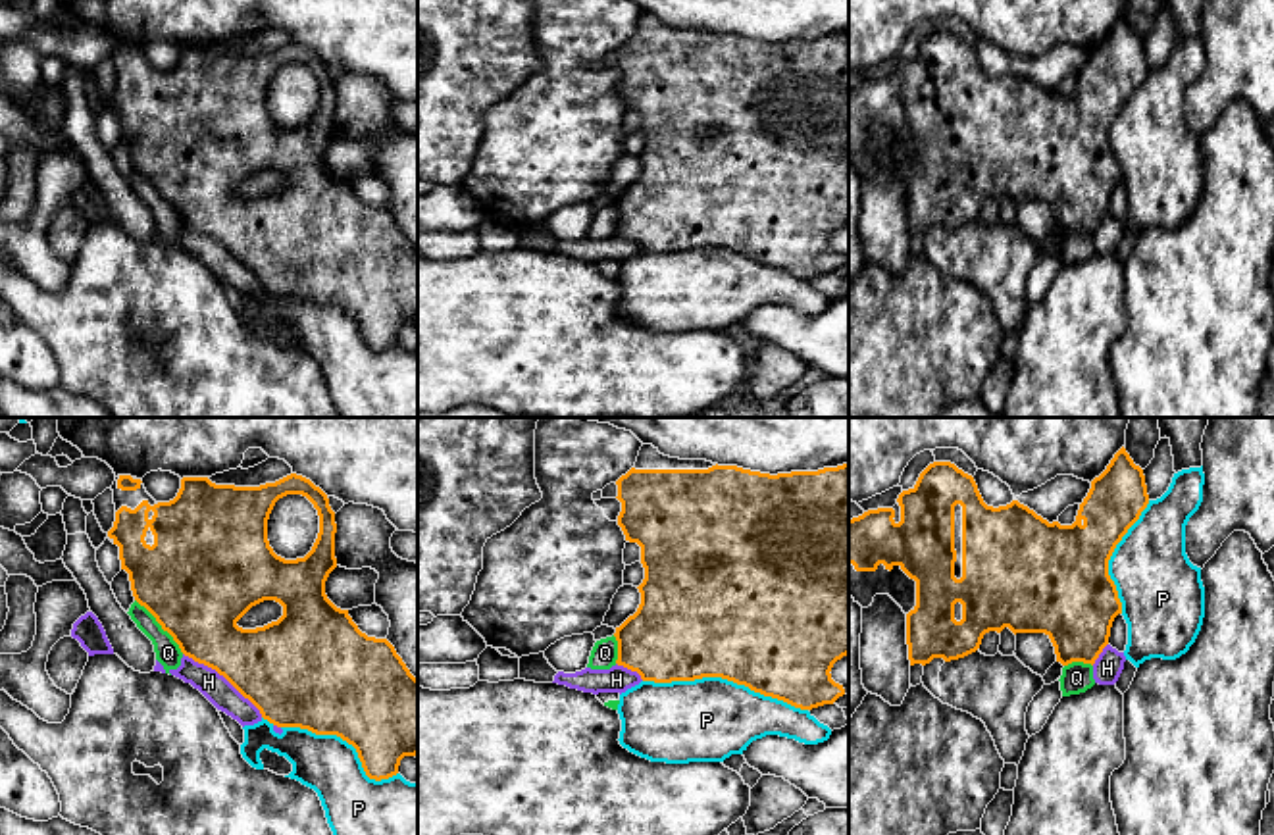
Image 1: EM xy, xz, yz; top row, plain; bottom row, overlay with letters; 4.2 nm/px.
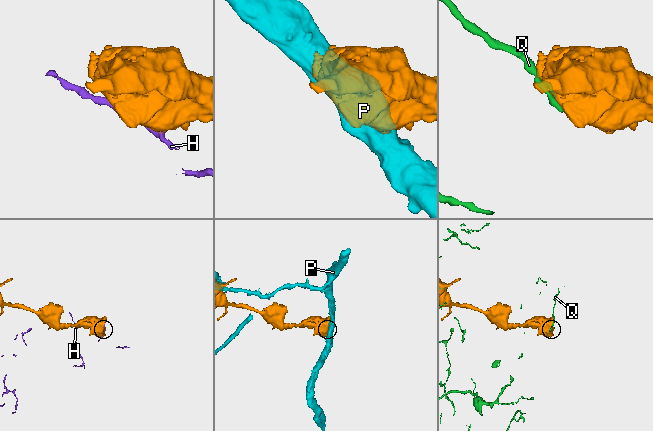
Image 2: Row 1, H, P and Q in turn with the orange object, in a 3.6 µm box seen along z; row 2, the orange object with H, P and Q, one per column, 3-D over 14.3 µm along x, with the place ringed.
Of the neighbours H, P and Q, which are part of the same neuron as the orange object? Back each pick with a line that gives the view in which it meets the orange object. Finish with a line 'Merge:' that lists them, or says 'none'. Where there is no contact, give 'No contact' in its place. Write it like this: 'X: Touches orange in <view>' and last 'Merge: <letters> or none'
Merge: none

